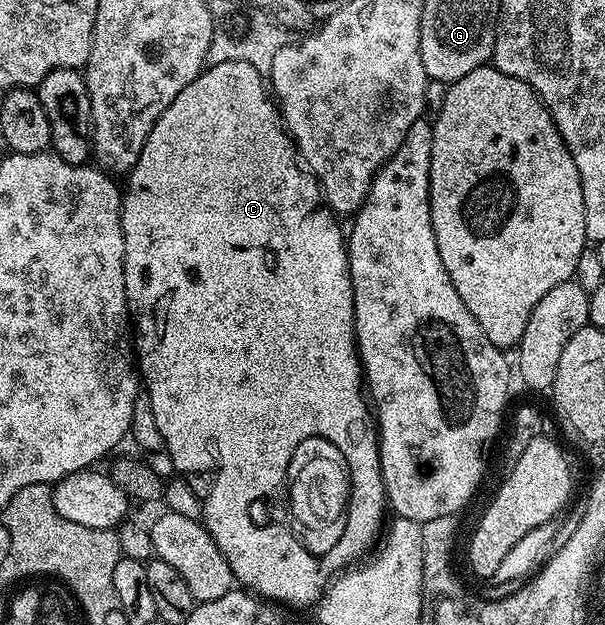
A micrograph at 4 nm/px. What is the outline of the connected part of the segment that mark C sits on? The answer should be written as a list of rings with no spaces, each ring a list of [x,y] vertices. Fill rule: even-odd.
[[[232,60],[214,61],[208,68],[201,71],[201,74],[191,84],[187,84],[187,88],[183,88],[183,92],[179,92],[179,96],[175,96],[175,100],[171,100],[171,104],[163,112],[163,116],[159,116],[159,120],[151,128],[151,132],[147,136],[147,140],[143,144],[143,152],[139,152],[139,160],[129,171],[123,182],[123,193],[121,196],[121,227],[125,233],[125,295],[129,301],[129,317],[131,319],[131,330],[135,335],[135,362],[139,367],[140,377],[143,379],[144,393],[148,394],[151,400],[151,412],[155,416],[155,428],[159,428],[161,440],[163,443],[164,453],[169,453],[169,458],[173,461],[173,466],[182,475],[189,474],[213,474],[217,470],[217,479],[209,486],[209,495],[203,498],[203,525],[205,531],[213,537],[215,544],[219,548],[219,552],[223,552],[223,556],[227,560],[227,564],[231,564],[231,572],[234,579],[244,589],[266,599],[272,600],[277,604],[284,604],[286,607],[292,606],[309,606],[320,602],[321,595],[326,586],[329,585],[331,579],[342,568],[348,567],[350,564],[356,563],[358,560],[364,559],[376,547],[379,539],[383,534],[383,523],[386,521],[387,515],[387,499],[385,497],[385,485],[383,484],[383,476],[381,475],[381,461],[379,460],[379,448],[377,447],[377,427],[375,425],[374,415],[371,413],[370,403],[367,401],[367,391],[363,385],[363,371],[361,368],[361,357],[357,354],[357,336],[353,333],[353,285],[351,284],[351,276],[349,275],[349,252],[347,249],[347,238],[343,233],[343,226],[339,223],[338,215],[334,214],[325,204],[325,199],[321,197],[321,185],[314,175],[310,174],[308,169],[299,161],[297,147],[293,145],[292,138],[285,130],[281,120],[280,113],[275,105],[274,99],[271,97],[270,91],[267,89],[266,83],[263,81],[263,74],[258,67],[251,65],[249,62],[234,62]],[[317,433],[325,434],[329,439],[333,439],[336,447],[343,452],[343,457],[348,461],[348,465],[352,467],[352,505],[347,510],[349,526],[346,529],[347,541],[337,546],[333,550],[333,555],[324,560],[315,560],[314,557],[308,557],[298,547],[296,543],[292,543],[287,536],[279,536],[273,530],[265,530],[257,527],[254,515],[251,513],[251,507],[255,500],[259,500],[259,496],[263,496],[271,492],[282,481],[282,473],[287,468],[287,464],[291,460],[291,451],[299,444],[299,440],[306,438],[306,435],[314,436]]]

